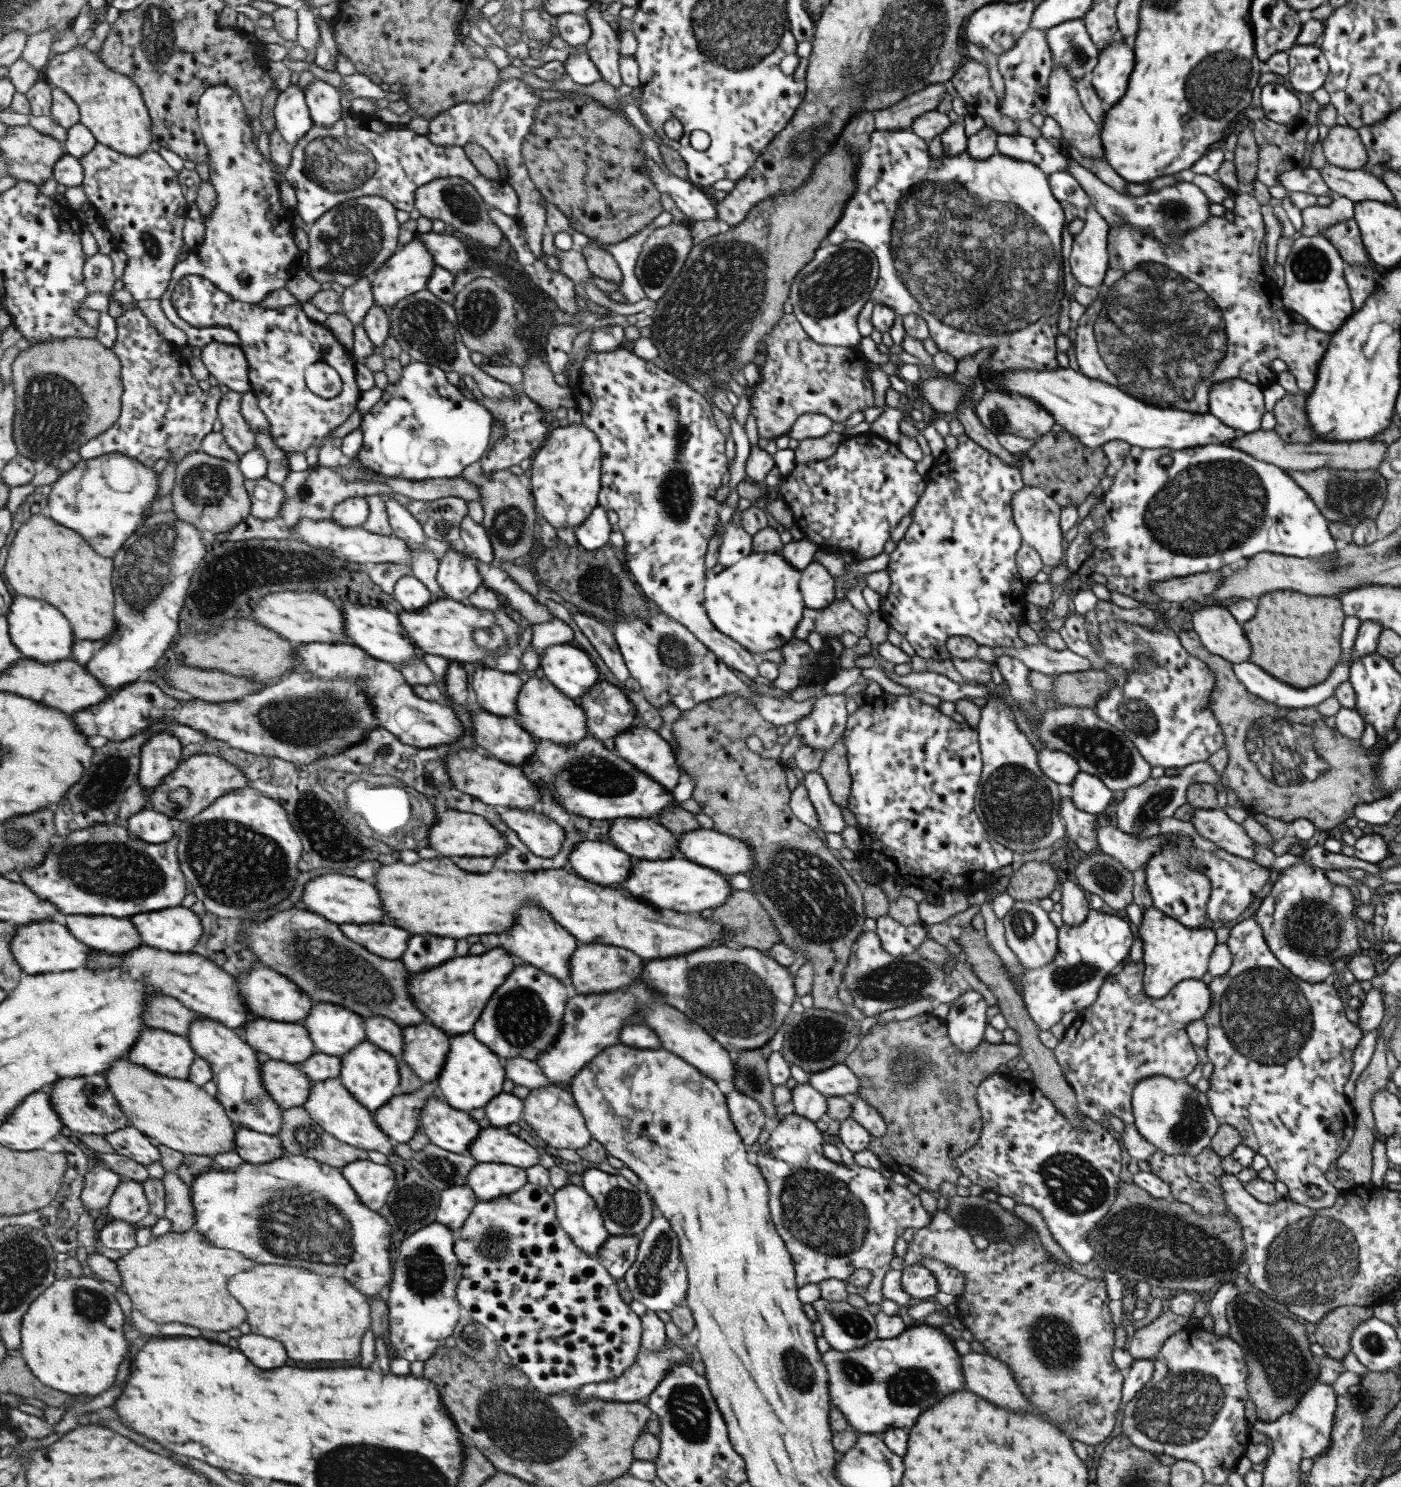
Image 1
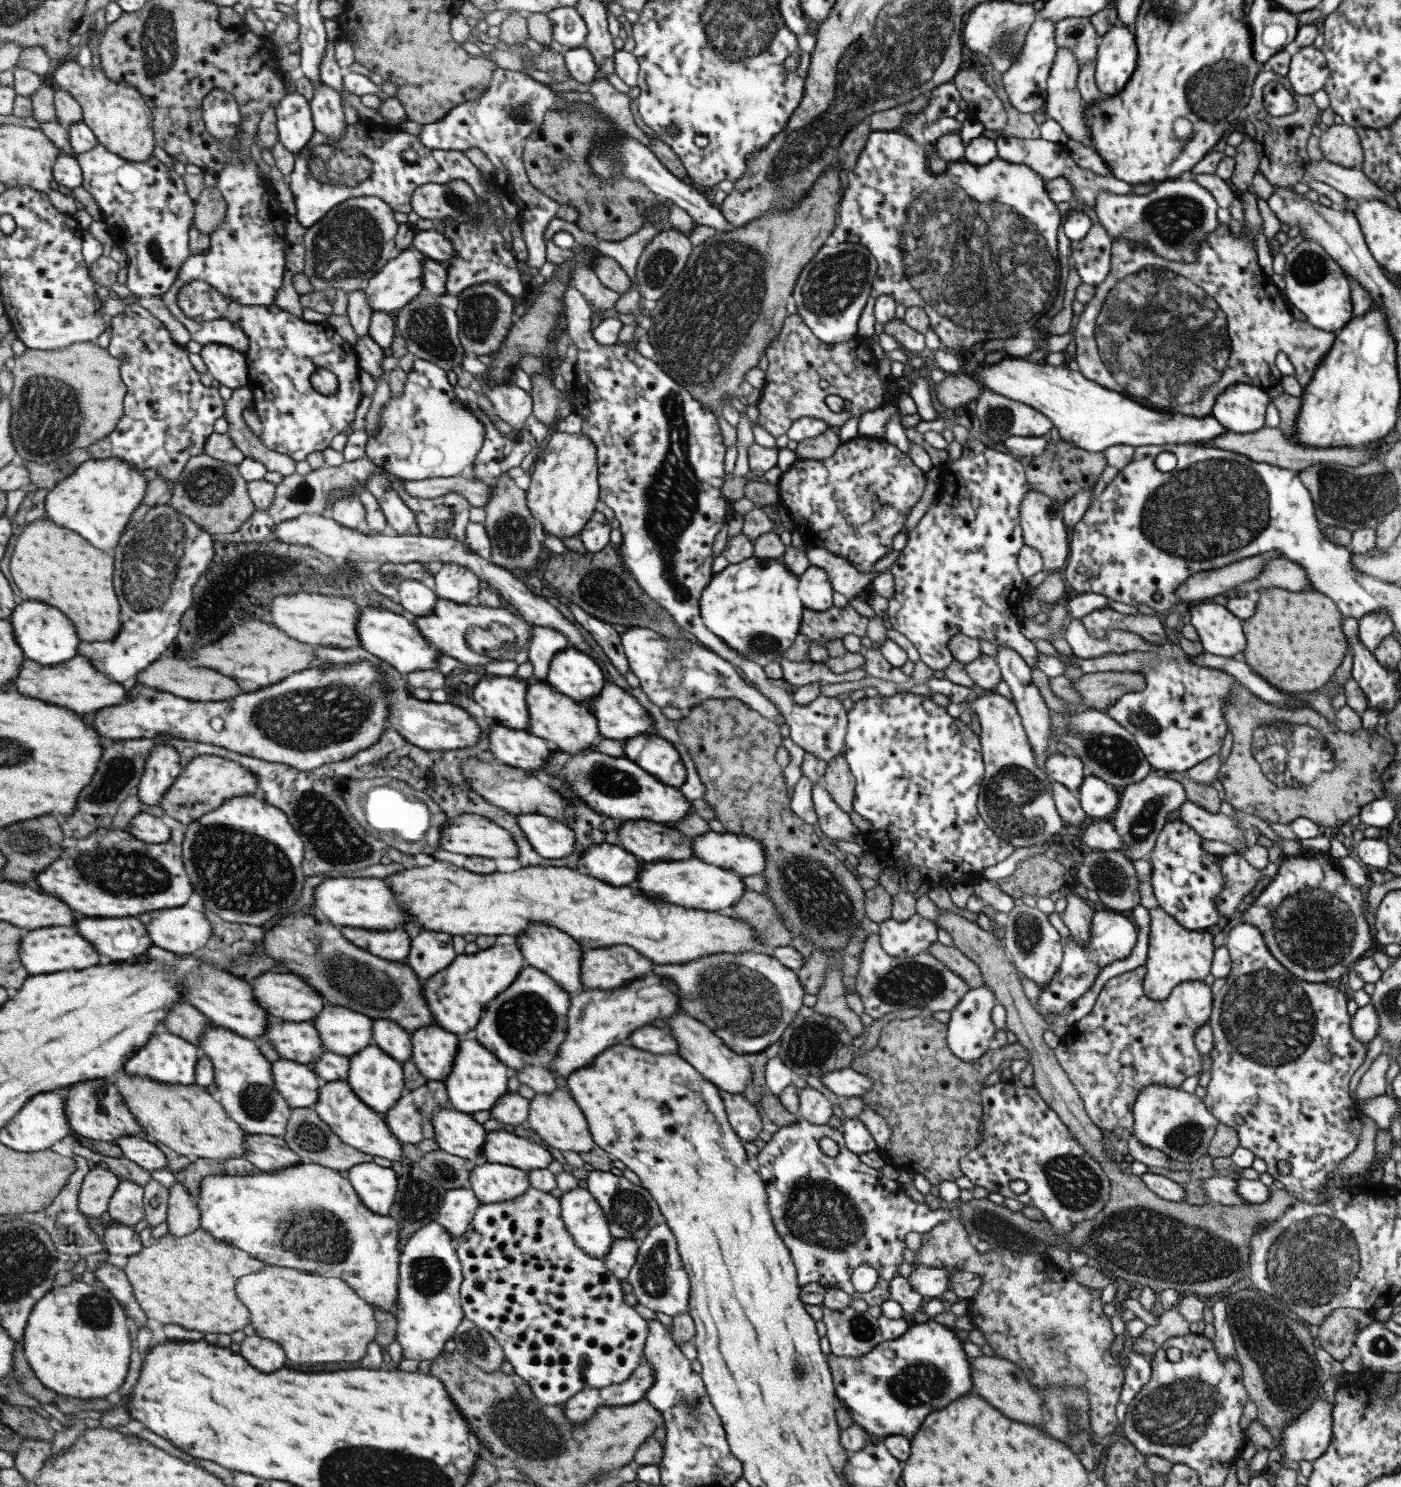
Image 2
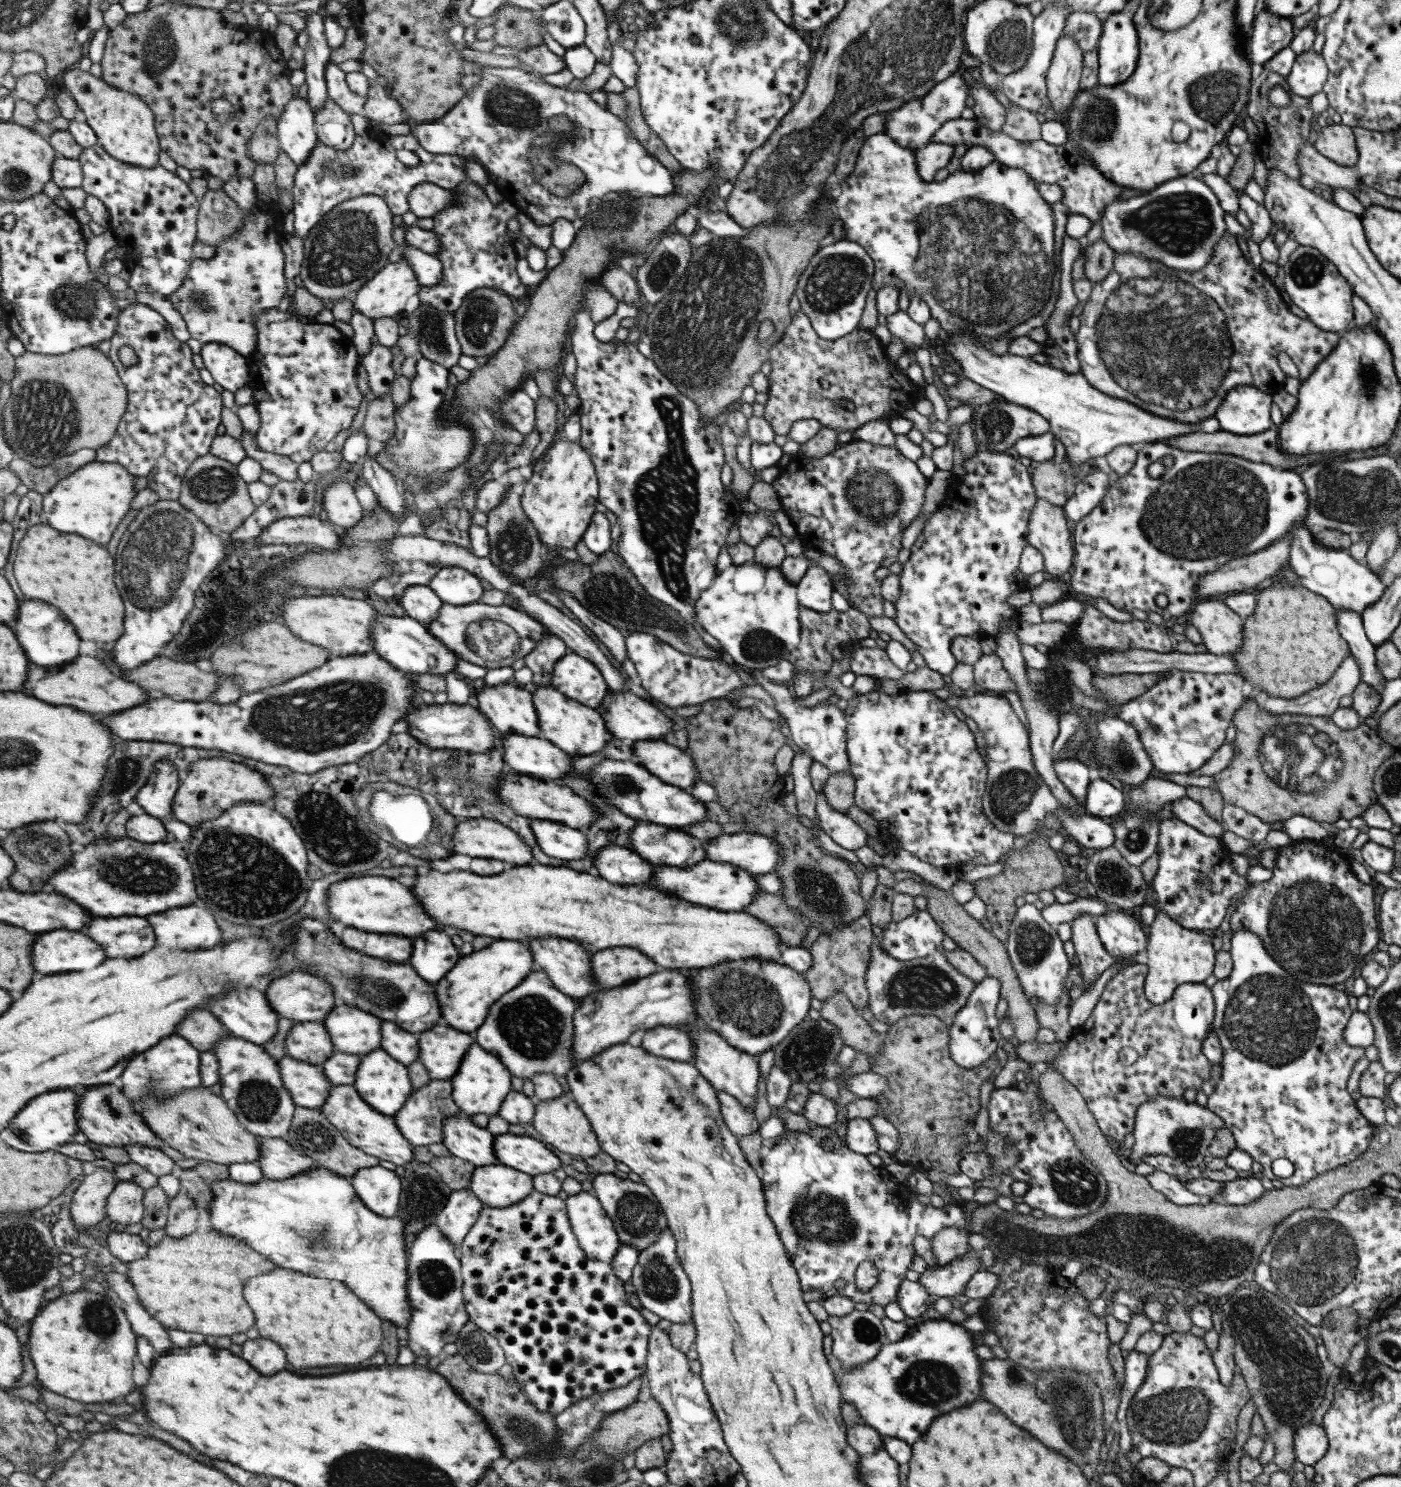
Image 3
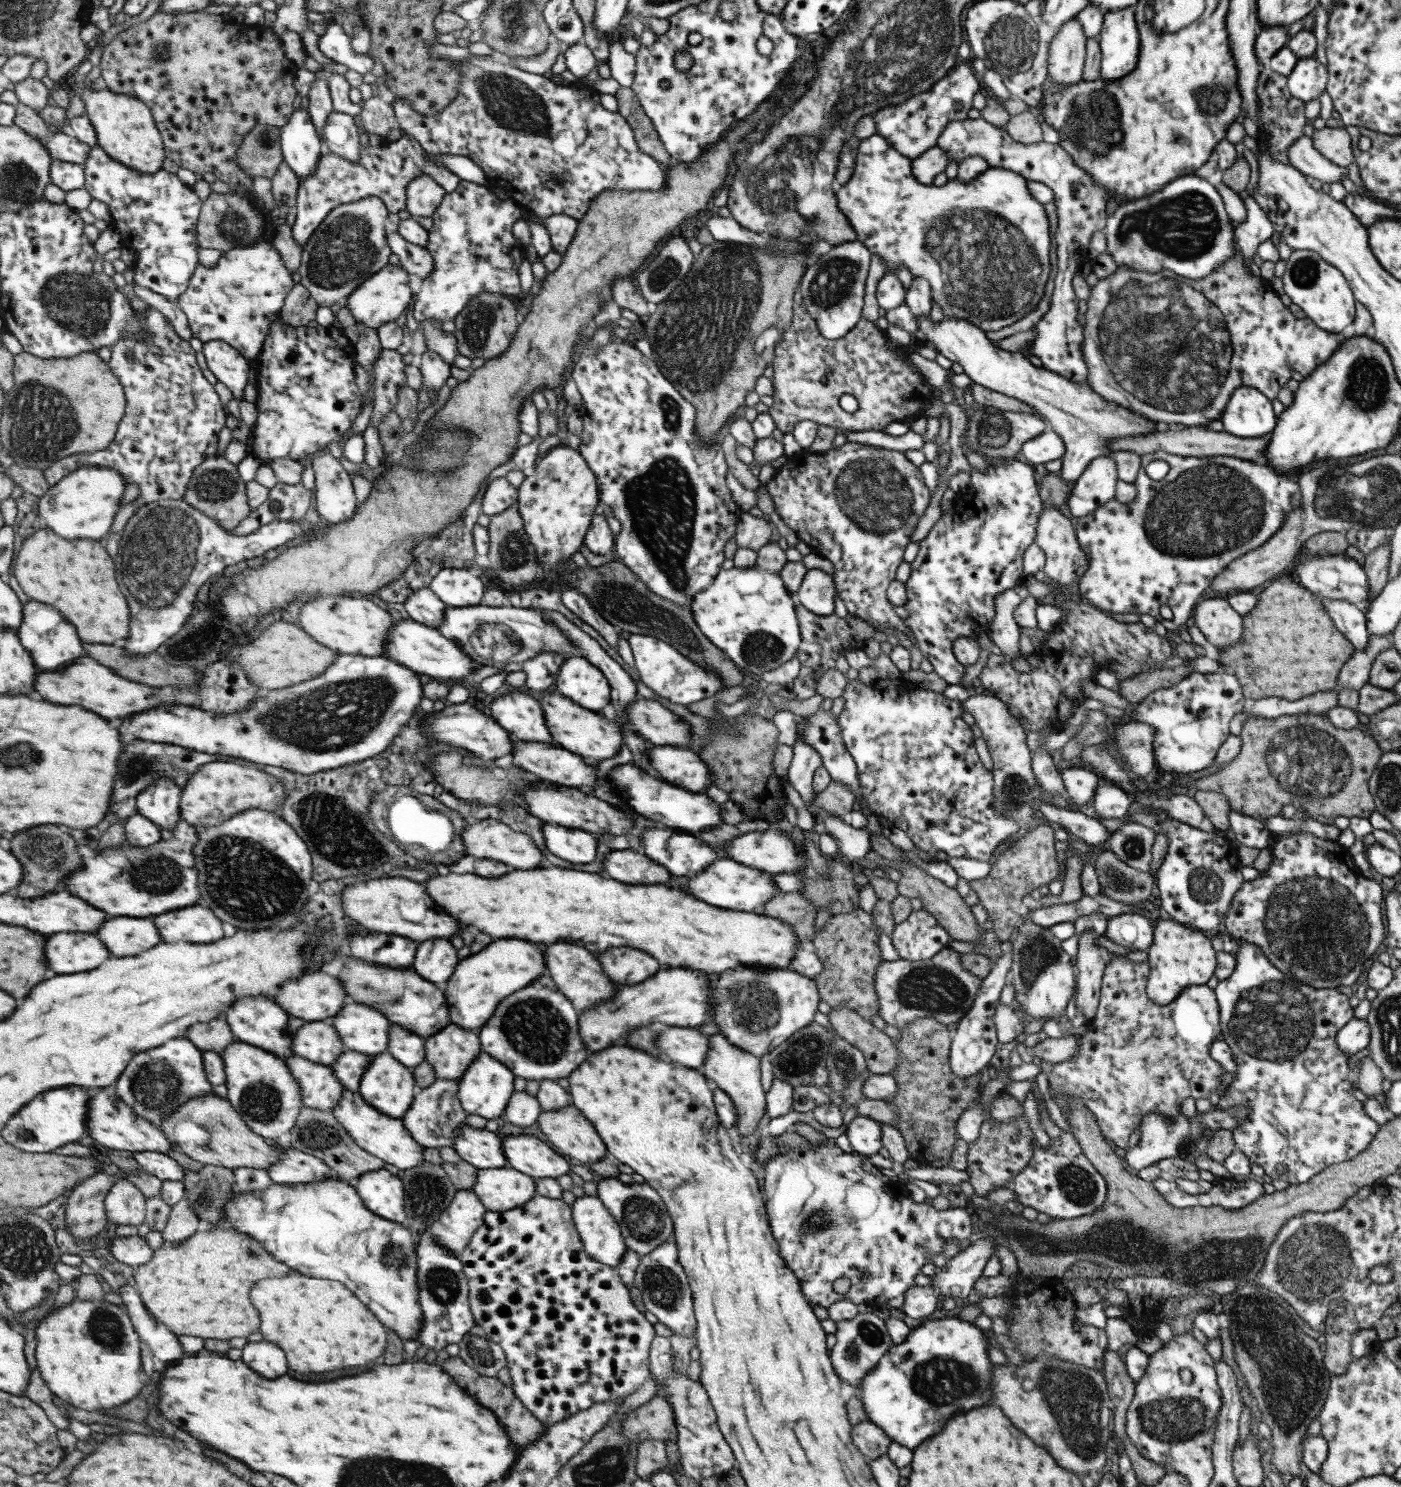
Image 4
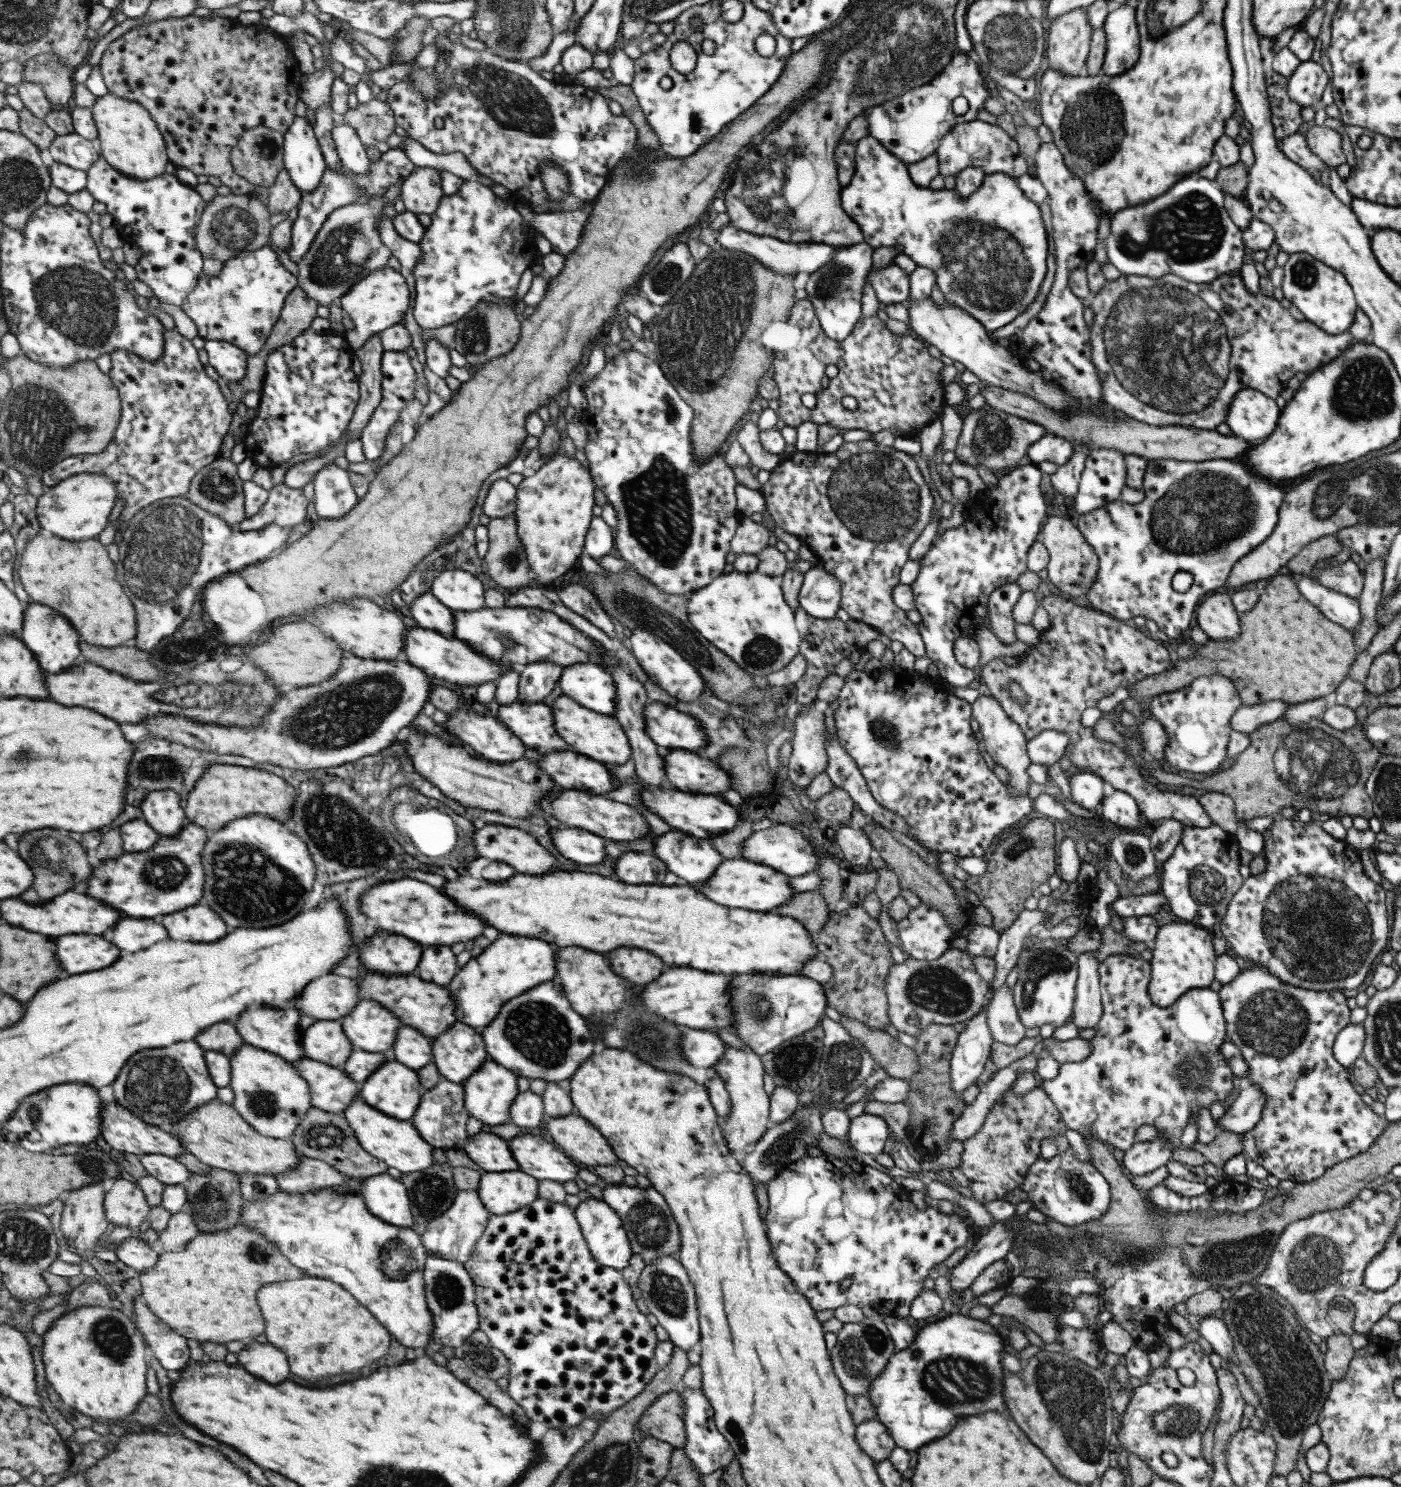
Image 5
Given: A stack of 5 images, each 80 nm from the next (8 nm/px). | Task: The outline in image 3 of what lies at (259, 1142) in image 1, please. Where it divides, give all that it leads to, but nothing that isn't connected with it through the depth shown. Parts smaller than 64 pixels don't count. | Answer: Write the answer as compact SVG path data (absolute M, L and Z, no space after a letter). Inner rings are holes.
M260 1137L262 1158L258 1160L264 1176L271 1180L285 1180L301 1174L302 1172L309 1172L316 1169L318 1164L314 1158L299 1152L299 1149L295 1148L286 1138L267 1138Z

